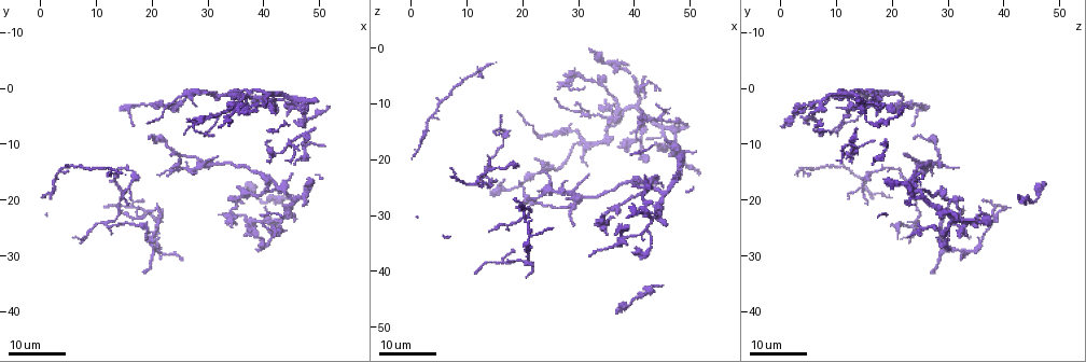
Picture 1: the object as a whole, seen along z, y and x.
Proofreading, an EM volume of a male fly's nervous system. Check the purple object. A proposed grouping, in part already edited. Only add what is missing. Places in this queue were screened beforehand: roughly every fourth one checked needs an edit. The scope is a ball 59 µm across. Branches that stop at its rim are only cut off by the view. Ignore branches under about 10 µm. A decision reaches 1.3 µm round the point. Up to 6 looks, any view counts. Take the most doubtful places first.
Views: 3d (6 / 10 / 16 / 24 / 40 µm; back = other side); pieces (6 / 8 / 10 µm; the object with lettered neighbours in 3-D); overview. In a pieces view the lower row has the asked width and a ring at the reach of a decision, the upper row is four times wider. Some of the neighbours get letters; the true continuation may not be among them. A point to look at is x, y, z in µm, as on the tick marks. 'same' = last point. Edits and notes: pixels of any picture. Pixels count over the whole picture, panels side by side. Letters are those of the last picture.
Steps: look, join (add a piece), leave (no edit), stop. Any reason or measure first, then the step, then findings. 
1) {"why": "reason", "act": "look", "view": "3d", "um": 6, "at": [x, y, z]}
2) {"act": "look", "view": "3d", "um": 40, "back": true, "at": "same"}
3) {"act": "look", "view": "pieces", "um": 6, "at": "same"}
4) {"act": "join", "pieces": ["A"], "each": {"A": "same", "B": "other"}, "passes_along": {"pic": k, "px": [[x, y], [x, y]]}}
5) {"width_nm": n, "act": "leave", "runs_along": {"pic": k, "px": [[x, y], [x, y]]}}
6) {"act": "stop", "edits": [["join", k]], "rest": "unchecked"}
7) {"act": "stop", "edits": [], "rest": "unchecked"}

{"why": "branch stops here", "act": "look", "view": "3d", "um": 24, "at": [23.5, 12.0, 22.5]}

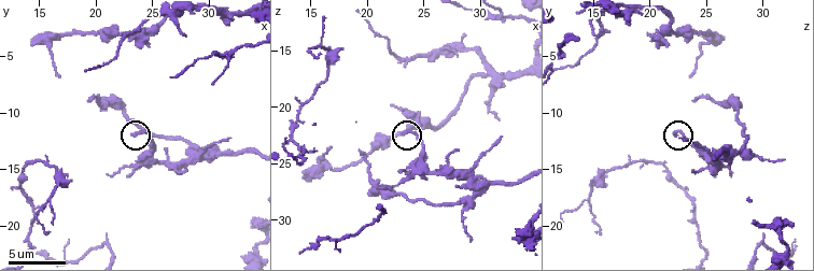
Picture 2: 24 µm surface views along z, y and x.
{"why": "what lies round it", "act": "look", "view": "pieces", "um": 10, "at": [23.2, 11.8, 22.2]}

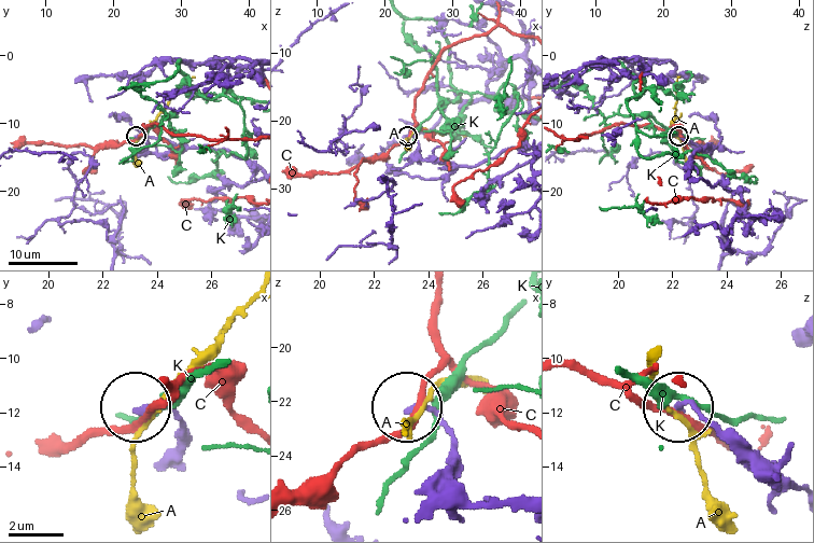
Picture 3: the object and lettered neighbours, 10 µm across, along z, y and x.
{"act": "leave", "each": {"A": "other", "C": "other", "K": "other"}, "found": "none of them fits"}

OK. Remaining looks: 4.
{"why": "tapers out", "act": "look", "view": "3d", "um": 16, "at": [20.5, 21.5, 41.0]}

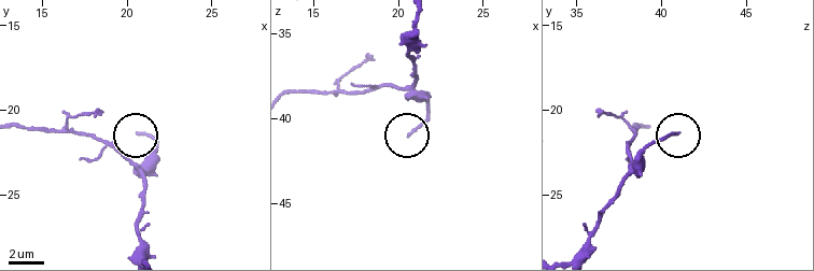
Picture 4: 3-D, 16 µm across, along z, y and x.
{"why": "what lies round it", "act": "look", "view": "pieces", "um": 8, "at": [20.7, 21.4, 41.0]}

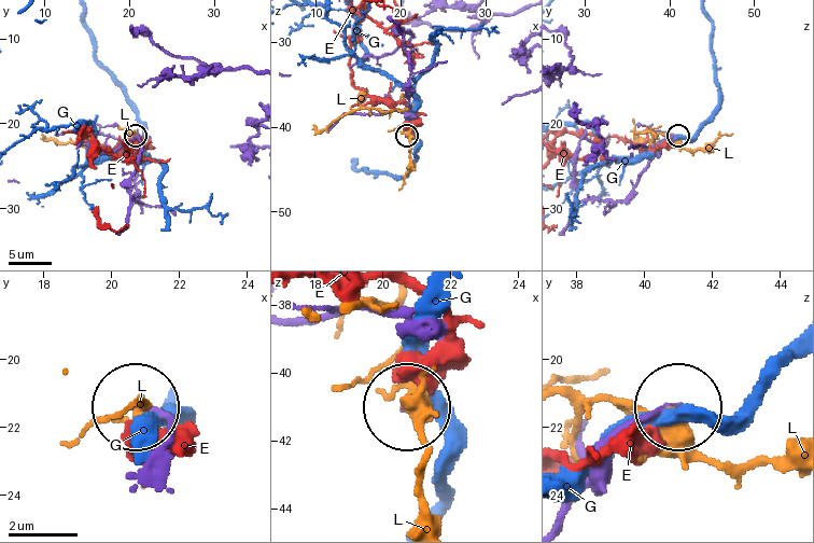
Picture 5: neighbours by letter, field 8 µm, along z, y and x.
{"act": "leave", "each": {"E": "other", "G": "other", "L": "other"}, "found": "no lettered piece goes on from it"}

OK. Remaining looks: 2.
{"act": "look", "view": "3d", "um": 24, "at": [32.0, 23.0, 37.5]}

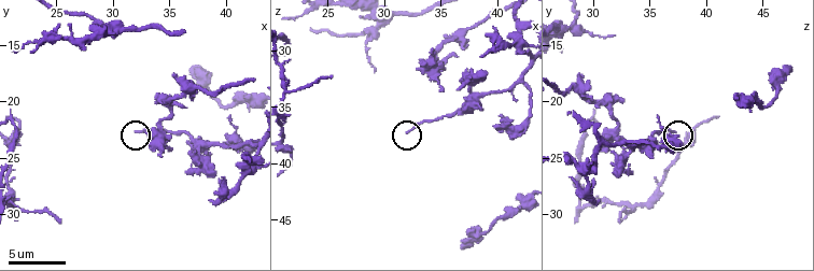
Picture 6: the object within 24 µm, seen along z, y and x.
{"why": "what lies round it", "act": "look", "view": "pieces", "um": 6, "at": [32.2, 22.6, 37.2]}

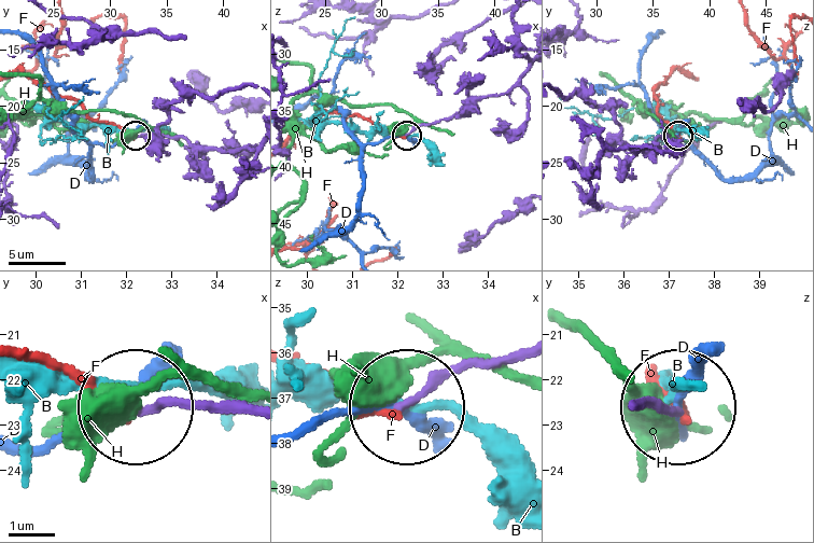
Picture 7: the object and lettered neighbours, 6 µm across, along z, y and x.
{"act": "leave", "each": {"B": "other", "D": "other", "F": "other", "H": "other"}, "runs_along": {"pic": 7, "px": [[519, 349], [449, 364], [407, 400]]}, "found": "none of them fits"}

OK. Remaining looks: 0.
{"act": "stop", "edits": [], "rest": "unchecked"}

